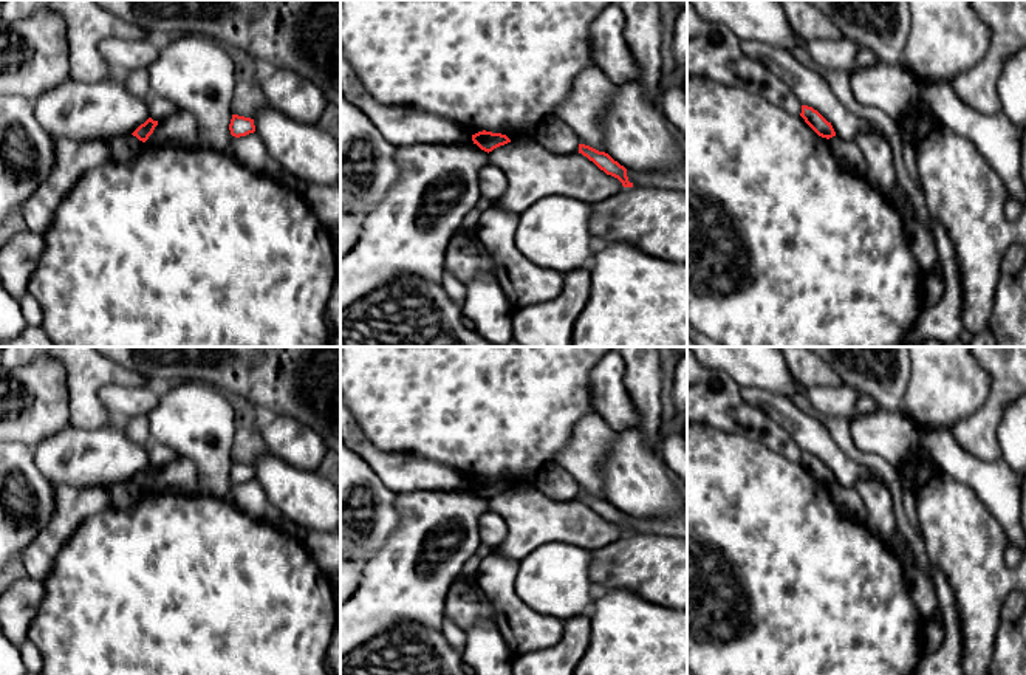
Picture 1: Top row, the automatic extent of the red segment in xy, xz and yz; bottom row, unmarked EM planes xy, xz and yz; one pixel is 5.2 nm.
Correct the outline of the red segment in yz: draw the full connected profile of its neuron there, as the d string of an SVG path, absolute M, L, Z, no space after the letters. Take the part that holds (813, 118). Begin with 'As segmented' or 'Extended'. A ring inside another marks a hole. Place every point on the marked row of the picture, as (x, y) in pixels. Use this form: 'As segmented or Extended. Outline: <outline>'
As segmented. Outline: M802 105L802 113L800 116L805 119L805 122L822 138L833 138L836 136L836 132L817 110L808 105Z

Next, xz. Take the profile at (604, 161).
As segmented. Outline: M579 144L579 153L593 161L607 175L617 178L624 187L633 187L633 183L628 181L627 169L614 161L608 153L599 152L585 144Z

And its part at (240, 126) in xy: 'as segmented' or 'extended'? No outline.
as segmented

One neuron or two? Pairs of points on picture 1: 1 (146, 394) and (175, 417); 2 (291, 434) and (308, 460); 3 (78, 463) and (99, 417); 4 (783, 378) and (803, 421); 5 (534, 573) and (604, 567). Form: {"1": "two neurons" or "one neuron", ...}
{"1": "two neurons", "2": "one neuron", "3": "two neurons", "4": "two neurons", "5": "two neurons"}

